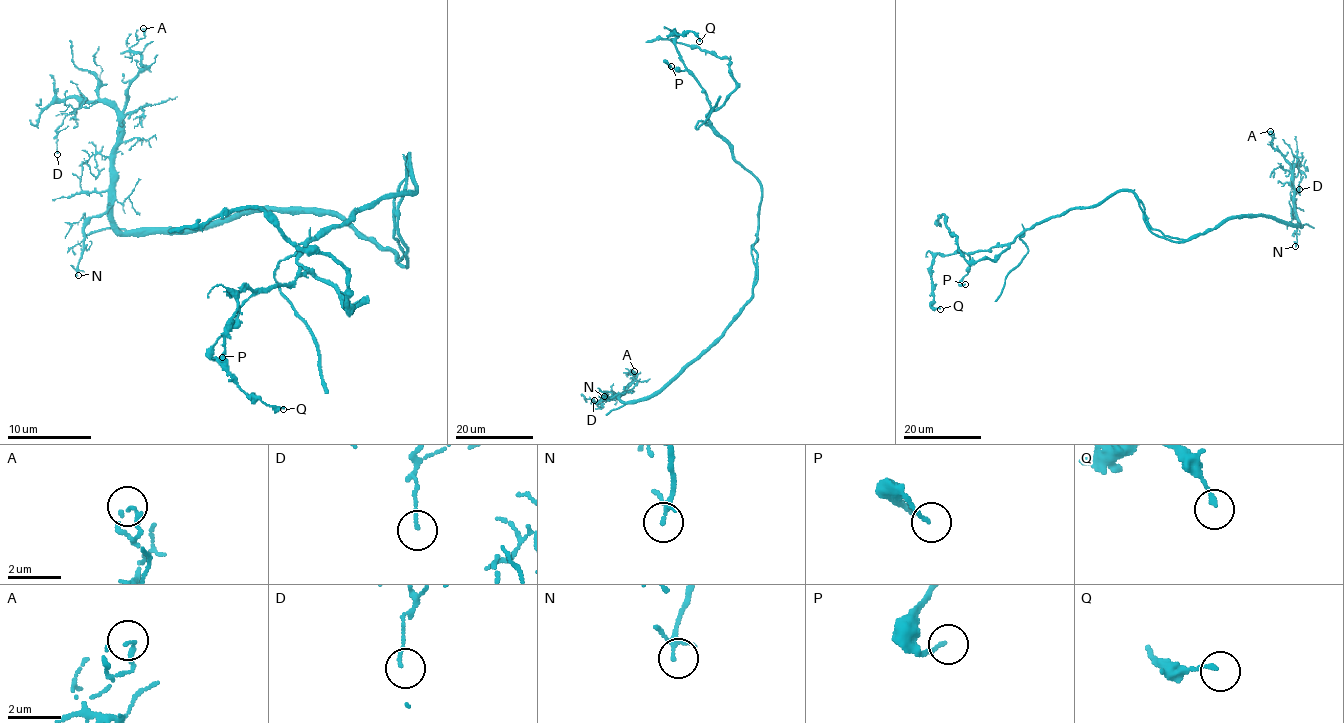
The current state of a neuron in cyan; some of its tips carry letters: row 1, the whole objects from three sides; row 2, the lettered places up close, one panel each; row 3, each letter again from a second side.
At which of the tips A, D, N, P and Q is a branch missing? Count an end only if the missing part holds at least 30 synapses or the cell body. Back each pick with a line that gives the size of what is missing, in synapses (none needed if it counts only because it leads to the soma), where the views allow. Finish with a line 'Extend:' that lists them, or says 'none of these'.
Extend: none of these

